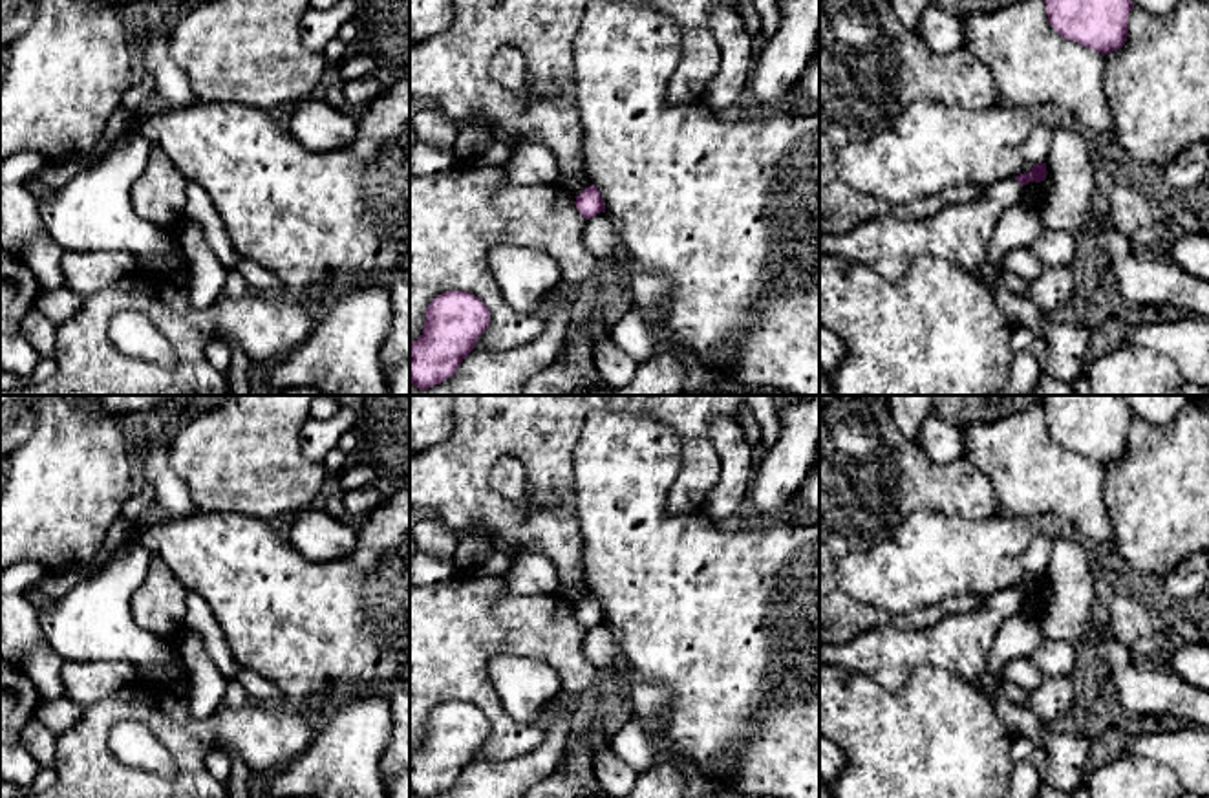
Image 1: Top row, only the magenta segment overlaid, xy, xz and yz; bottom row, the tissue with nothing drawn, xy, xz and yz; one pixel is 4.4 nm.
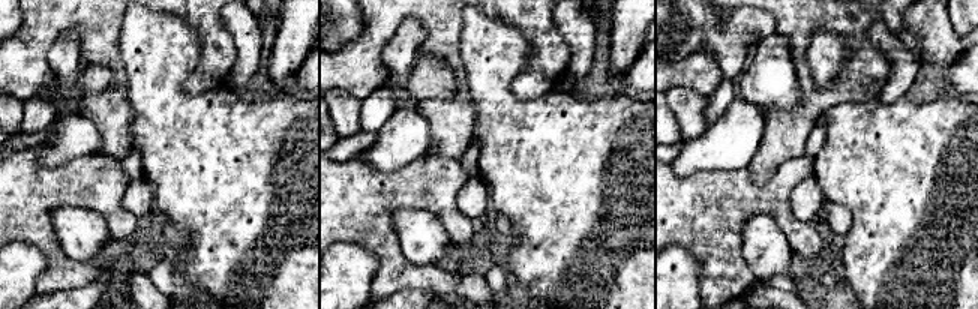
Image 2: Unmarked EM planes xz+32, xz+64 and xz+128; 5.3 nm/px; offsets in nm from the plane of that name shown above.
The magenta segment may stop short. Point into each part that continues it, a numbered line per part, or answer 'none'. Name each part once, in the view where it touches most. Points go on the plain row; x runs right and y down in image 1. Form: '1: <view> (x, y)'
1: yz (962, 645)

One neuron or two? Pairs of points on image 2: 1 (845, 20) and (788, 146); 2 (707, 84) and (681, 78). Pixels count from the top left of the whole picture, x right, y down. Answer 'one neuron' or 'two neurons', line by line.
1: one neuron
2: one neuron

